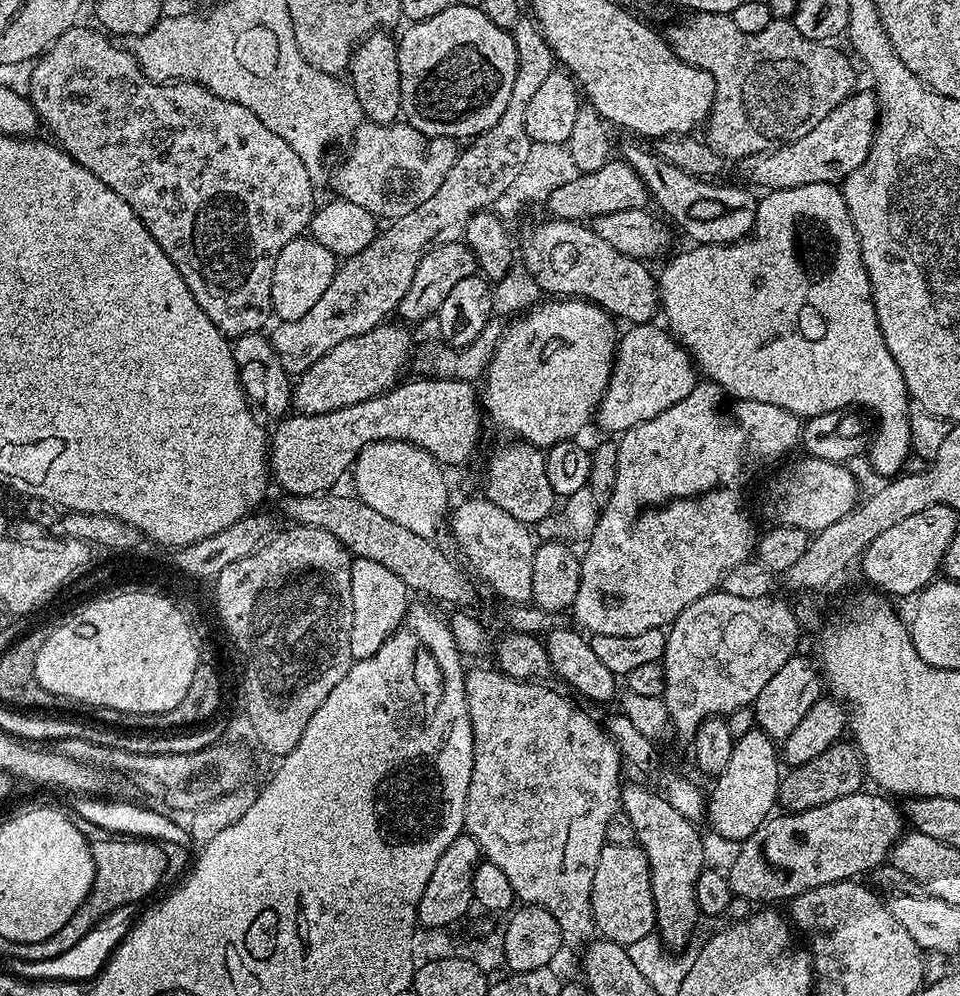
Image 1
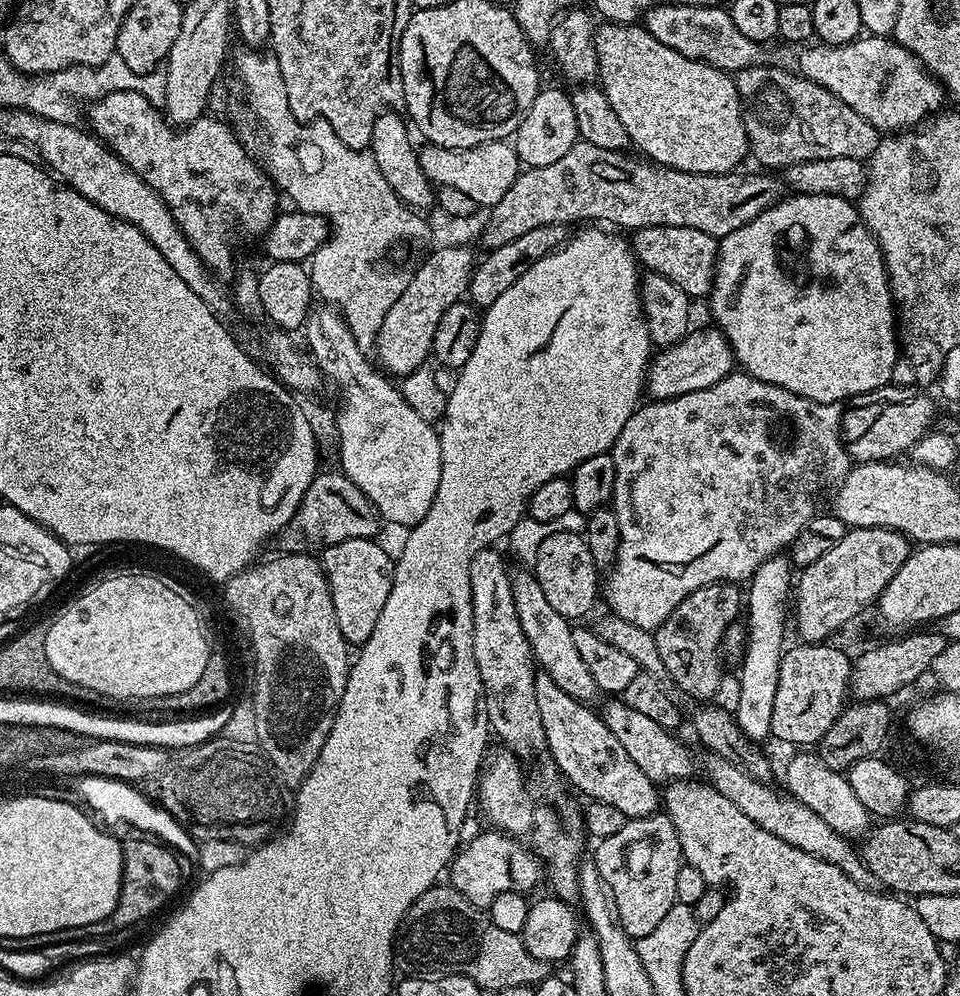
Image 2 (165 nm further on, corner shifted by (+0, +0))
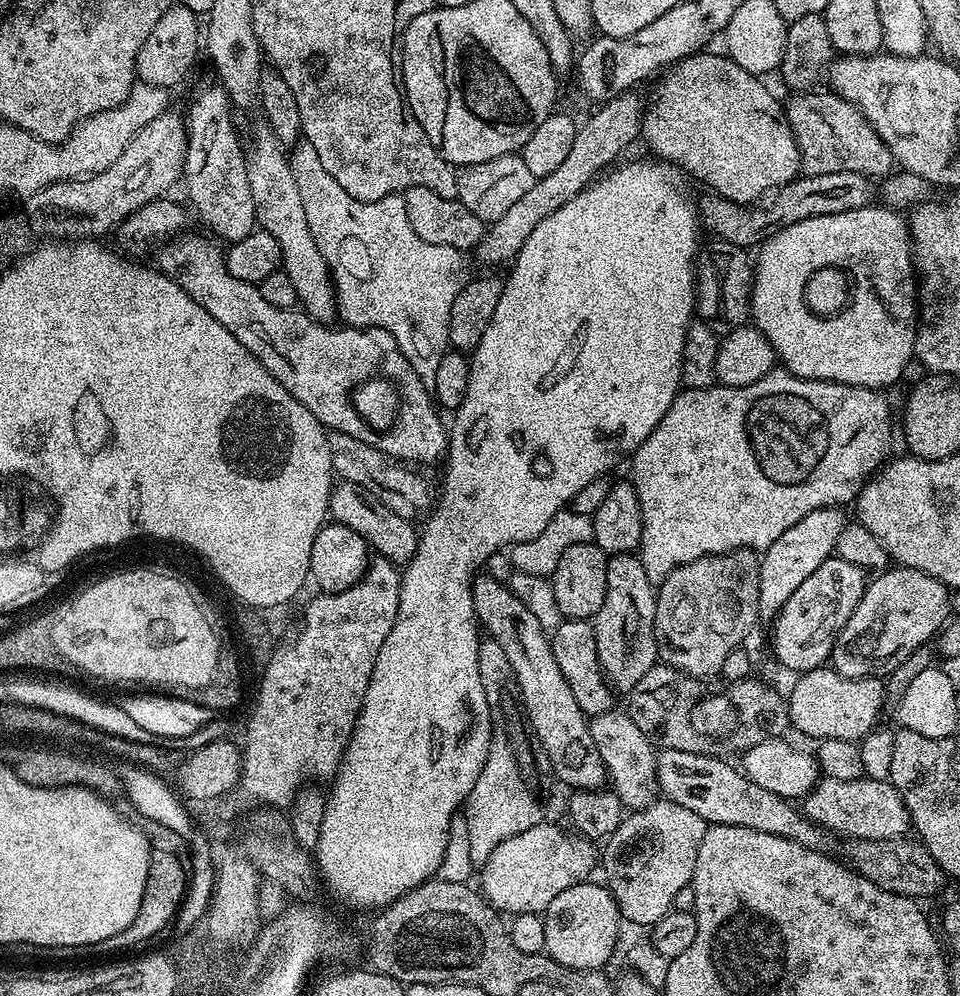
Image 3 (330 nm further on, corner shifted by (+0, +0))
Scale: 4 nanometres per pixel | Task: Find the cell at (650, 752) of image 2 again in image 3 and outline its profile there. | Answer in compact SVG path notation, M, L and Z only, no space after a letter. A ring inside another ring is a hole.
M665 748L657 751L656 782L659 791L678 806L694 810L705 825L746 826L750 830L762 830L764 834L778 834L816 852L829 851L830 836L825 829L808 819L795 803L783 800L770 790L762 790L762 786L750 782L737 765L735 768L726 761L718 756L690 754L686 750Z

